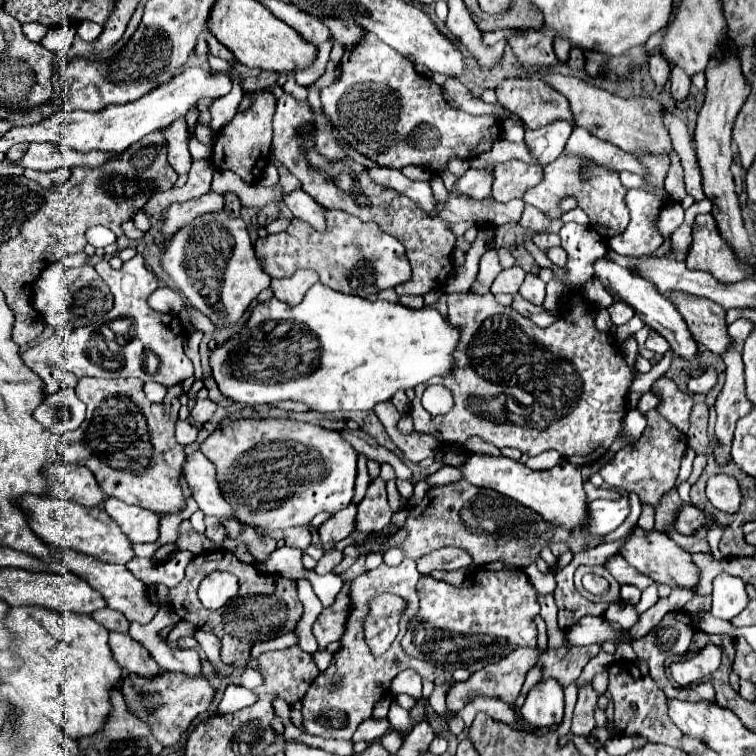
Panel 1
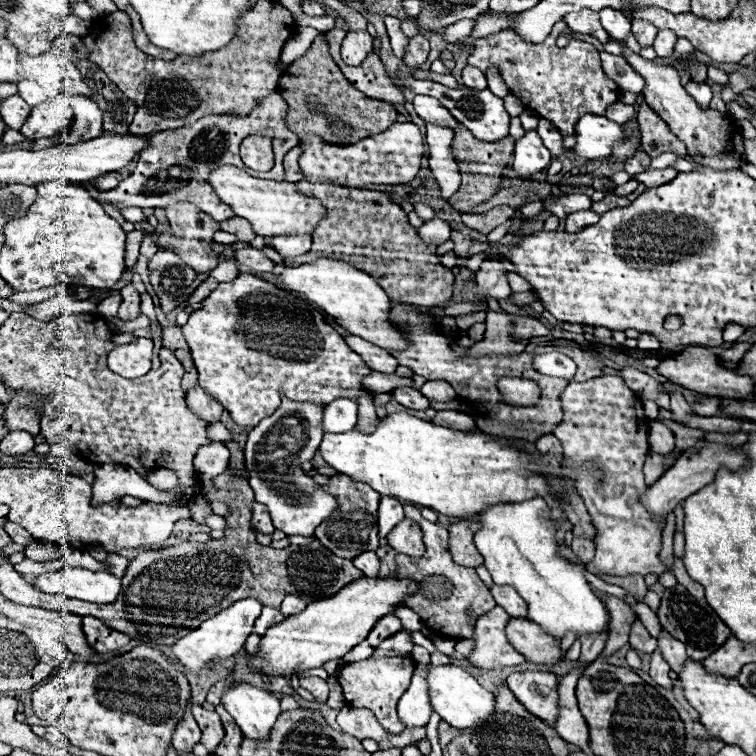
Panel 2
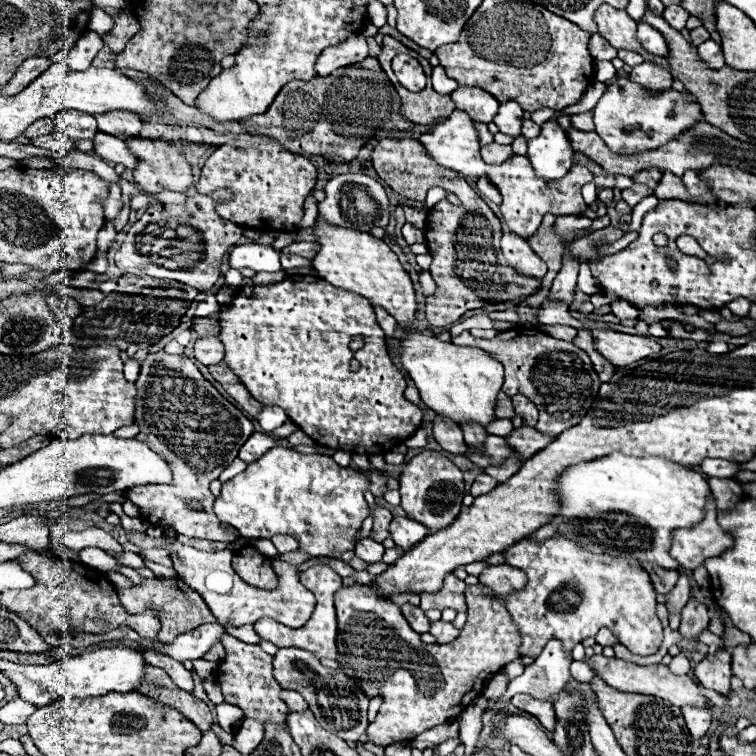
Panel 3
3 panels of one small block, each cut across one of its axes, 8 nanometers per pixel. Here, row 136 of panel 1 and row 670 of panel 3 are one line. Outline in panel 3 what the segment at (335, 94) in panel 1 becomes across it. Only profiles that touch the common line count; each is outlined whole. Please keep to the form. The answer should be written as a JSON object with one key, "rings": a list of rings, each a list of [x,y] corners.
{"rings":[[[362,584],[342,586],[336,592],[334,600],[336,600],[338,636],[340,636],[338,662],[342,672],[348,674],[356,684],[360,684],[360,688],[368,698],[374,698],[374,696],[384,698],[376,718],[368,724],[368,730],[366,730],[368,742],[380,748],[386,748],[394,742],[414,740],[418,734],[456,718],[474,698],[480,696],[484,680],[488,680],[490,674],[500,672],[506,664],[520,658],[518,654],[520,634],[516,624],[512,622],[504,604],[494,598],[494,592],[482,584],[466,588],[466,604],[470,612],[468,622],[462,628],[462,634],[450,644],[424,644],[420,640],[420,634],[408,628],[408,622],[404,620],[400,606],[396,606],[390,600],[380,600],[376,592],[368,592],[368,586],[362,586]]]}

